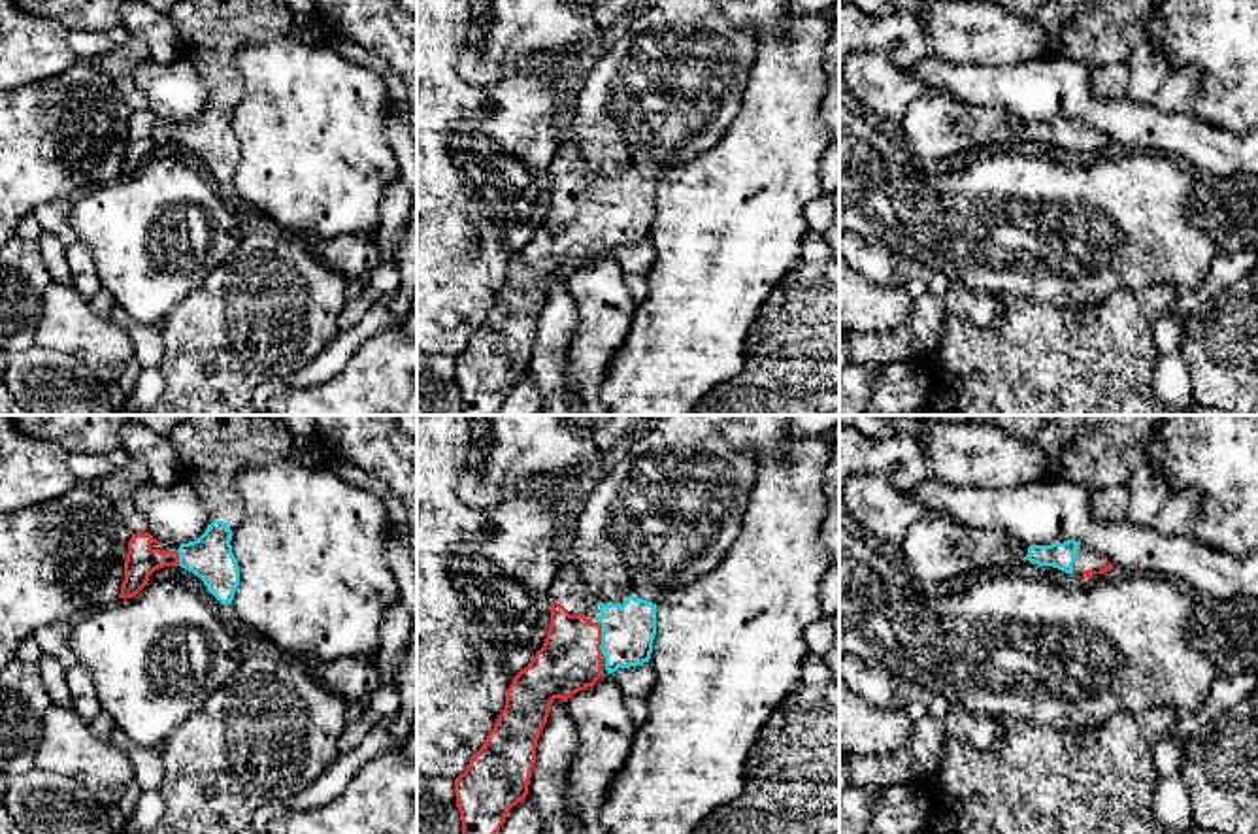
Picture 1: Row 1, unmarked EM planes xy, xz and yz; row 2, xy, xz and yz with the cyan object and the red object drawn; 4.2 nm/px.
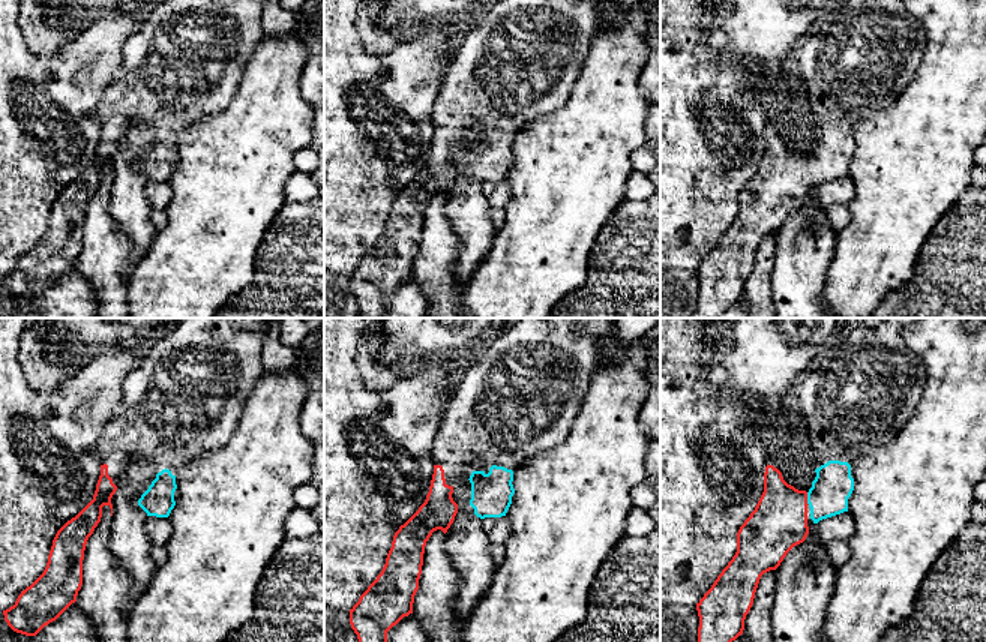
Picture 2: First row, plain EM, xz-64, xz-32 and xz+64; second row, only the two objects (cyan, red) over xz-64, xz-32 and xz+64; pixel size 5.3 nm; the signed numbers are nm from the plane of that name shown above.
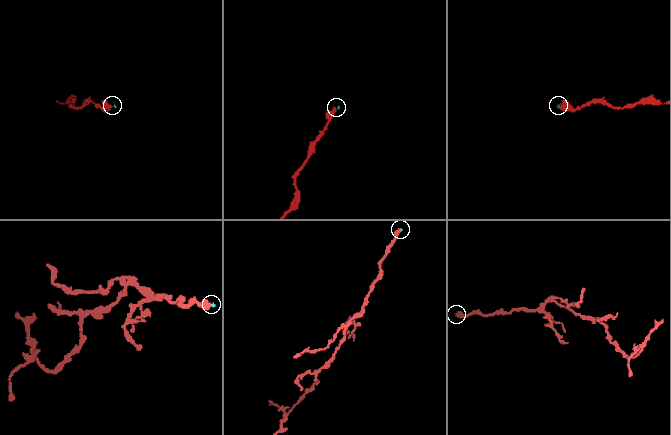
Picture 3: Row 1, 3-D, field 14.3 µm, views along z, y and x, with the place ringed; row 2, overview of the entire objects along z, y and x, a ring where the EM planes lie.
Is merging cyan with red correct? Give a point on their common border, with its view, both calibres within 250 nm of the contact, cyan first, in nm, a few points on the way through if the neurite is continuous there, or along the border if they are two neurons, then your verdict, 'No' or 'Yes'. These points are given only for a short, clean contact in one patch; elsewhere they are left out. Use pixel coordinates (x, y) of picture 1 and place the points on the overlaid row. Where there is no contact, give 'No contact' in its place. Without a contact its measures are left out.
Touches cyan at xz (602, 636). Thickness 220 nm (cyan) against 260 nm. Yes

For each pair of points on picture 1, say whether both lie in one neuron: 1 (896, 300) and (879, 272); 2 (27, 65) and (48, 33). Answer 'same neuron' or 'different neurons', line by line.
1: different neurons
2: same neuron

